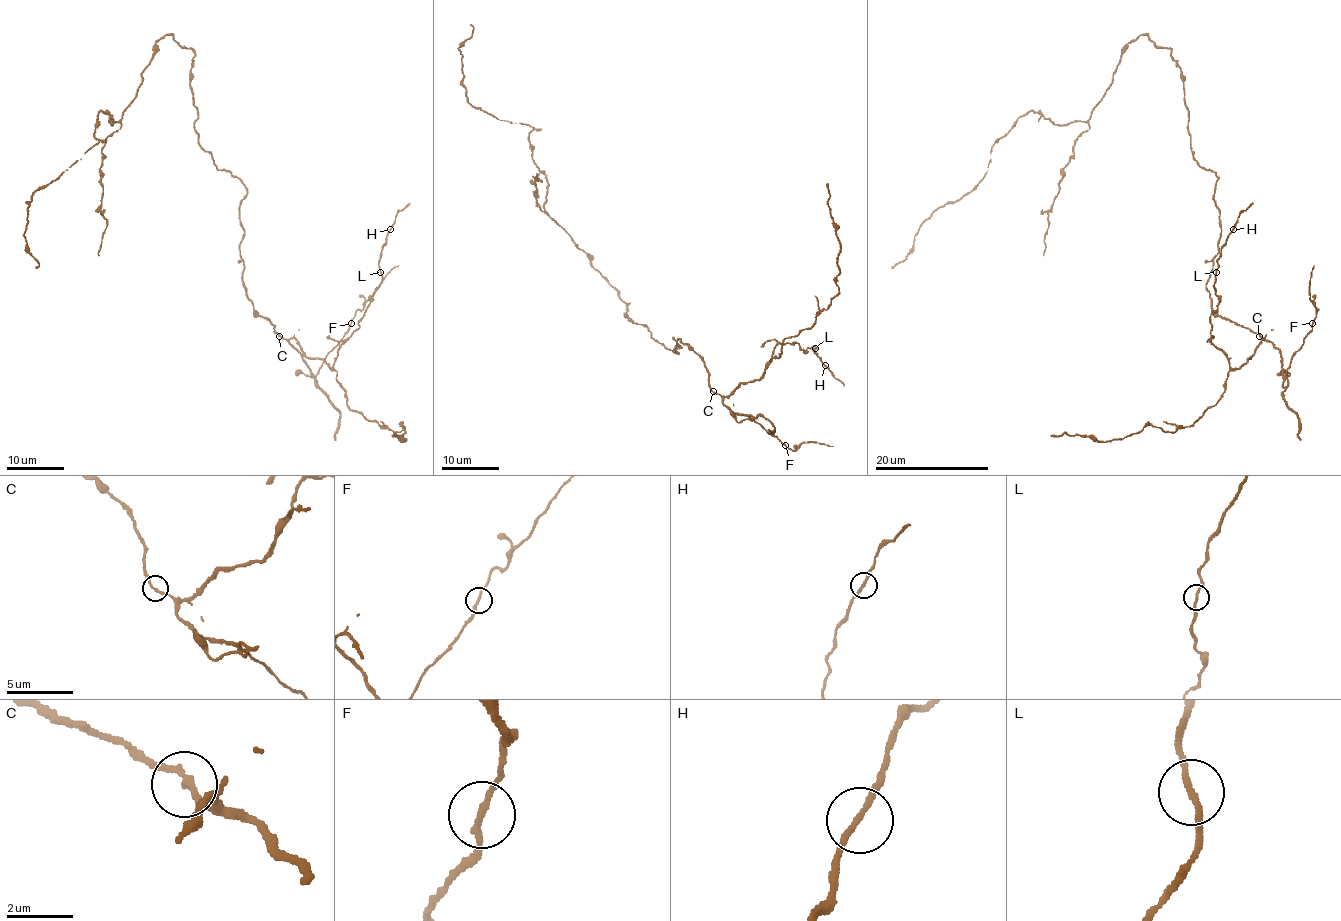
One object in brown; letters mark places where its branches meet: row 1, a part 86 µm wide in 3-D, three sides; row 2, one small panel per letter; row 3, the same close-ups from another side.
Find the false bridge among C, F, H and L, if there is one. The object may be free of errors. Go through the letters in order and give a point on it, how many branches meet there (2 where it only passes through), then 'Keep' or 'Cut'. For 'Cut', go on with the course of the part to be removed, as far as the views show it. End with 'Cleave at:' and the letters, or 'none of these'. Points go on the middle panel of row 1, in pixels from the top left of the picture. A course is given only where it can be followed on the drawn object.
C: Place: (713, 391). Branches: 2. Keep
F: Place: (785, 445). Branches: 2. Keep
H: Place: (825, 365). Branches: 2. Keep
L: Place: (815, 348). Branches: 2. Keep
Cleave at: none of these

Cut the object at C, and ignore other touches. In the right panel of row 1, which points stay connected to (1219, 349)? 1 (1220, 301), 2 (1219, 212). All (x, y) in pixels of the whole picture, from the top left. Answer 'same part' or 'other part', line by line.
1: same part
2: other part

